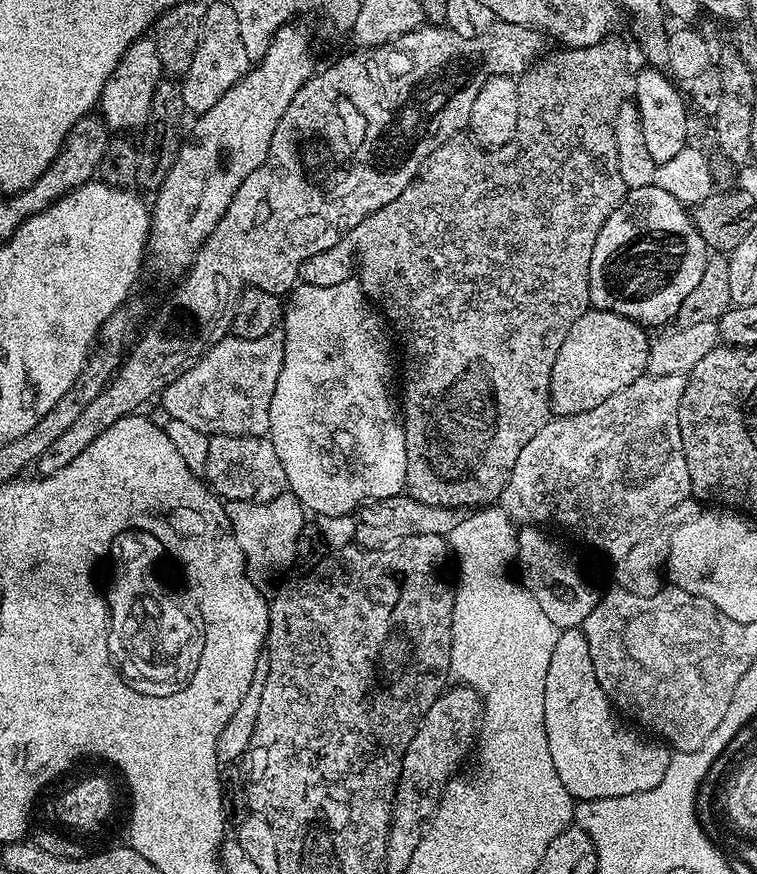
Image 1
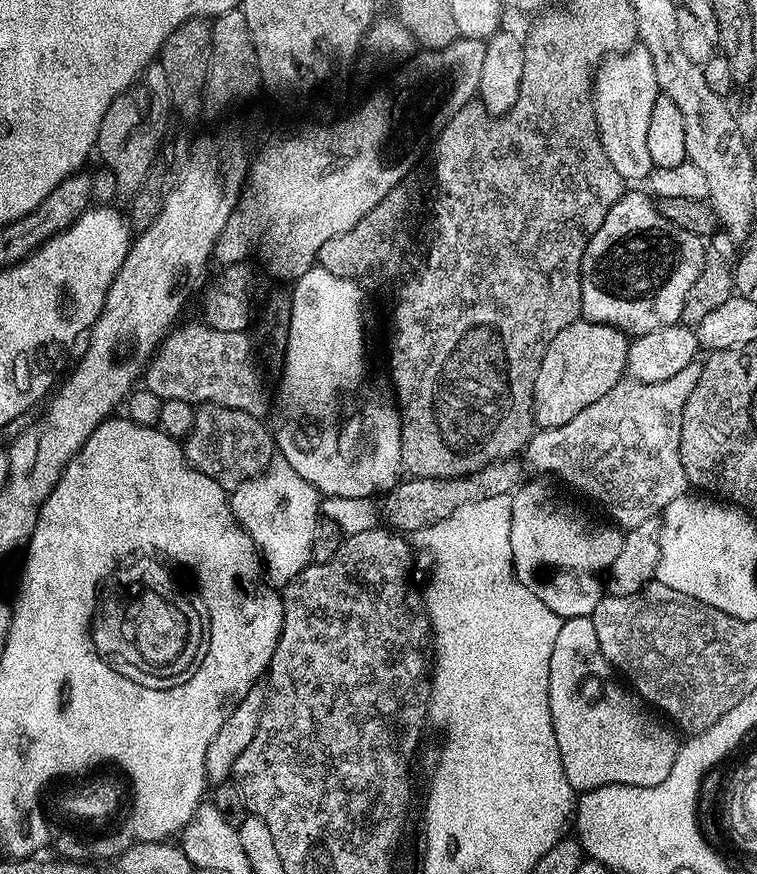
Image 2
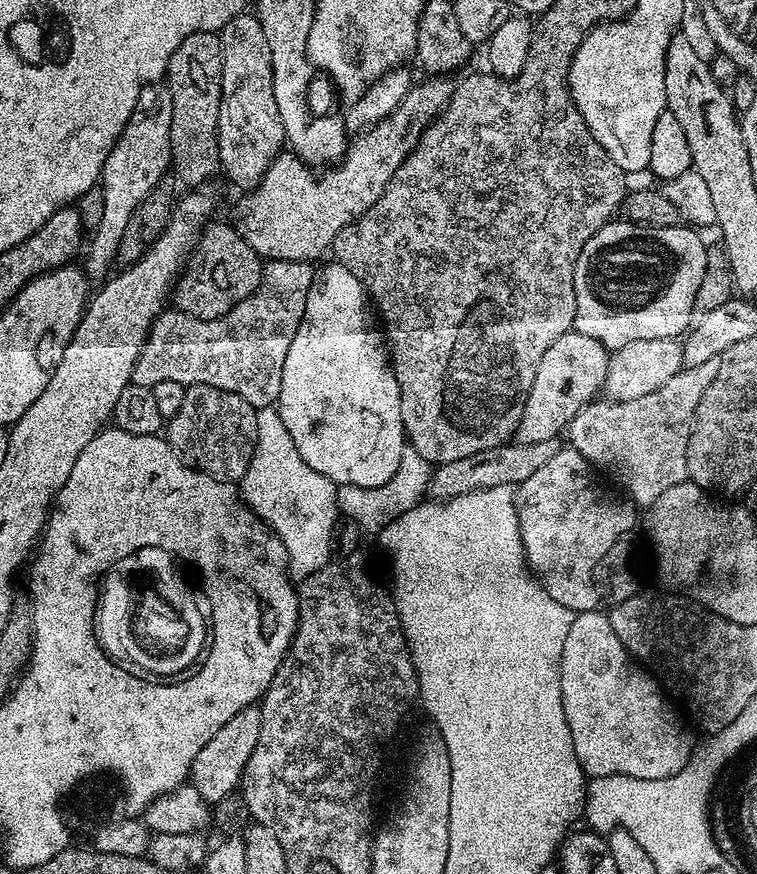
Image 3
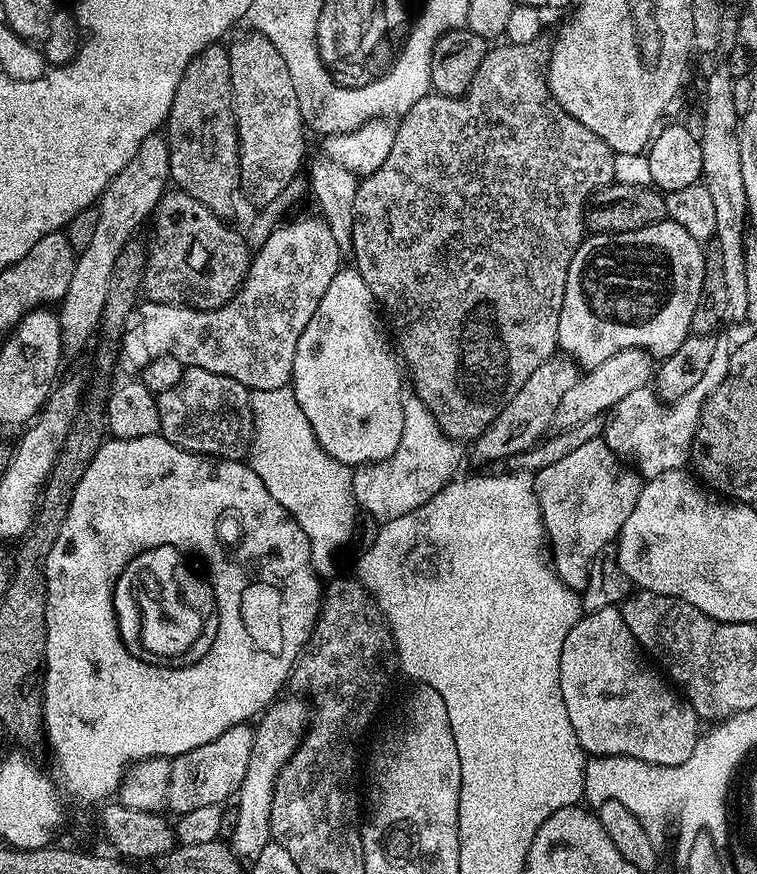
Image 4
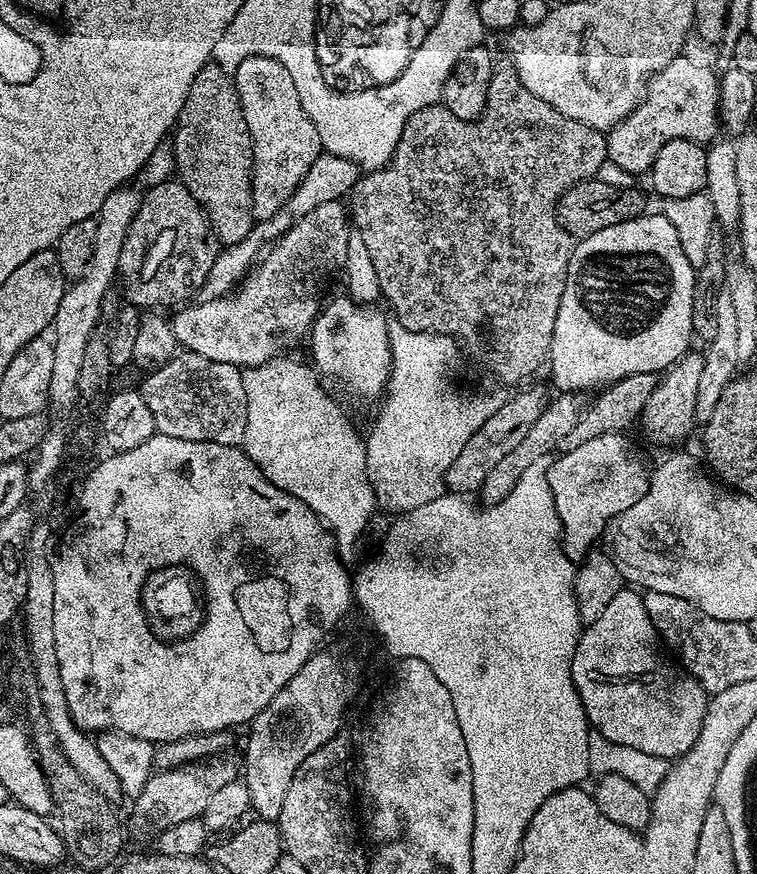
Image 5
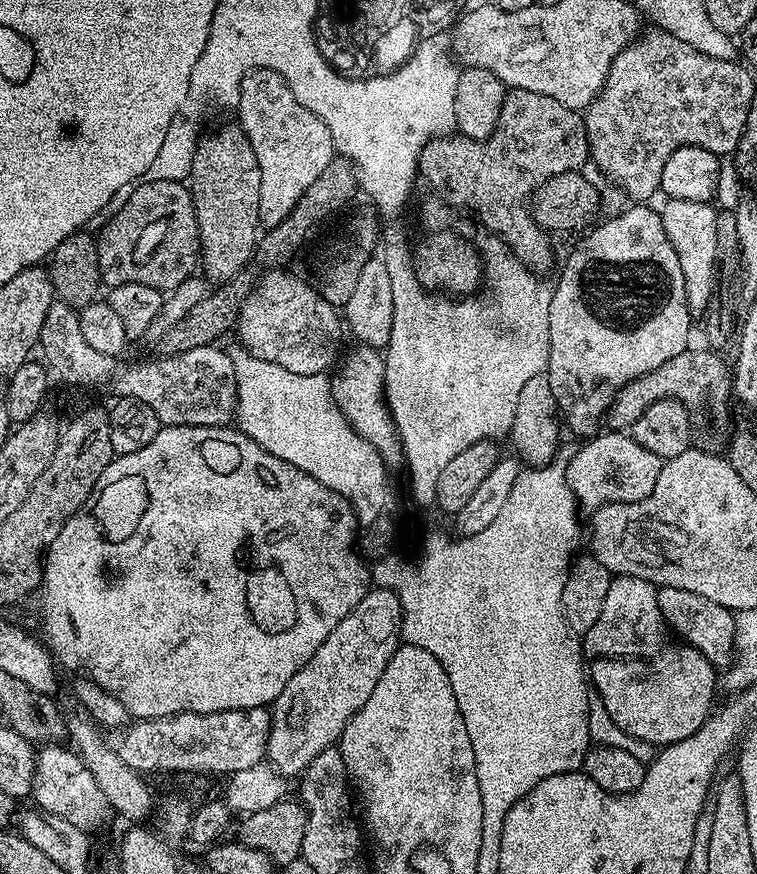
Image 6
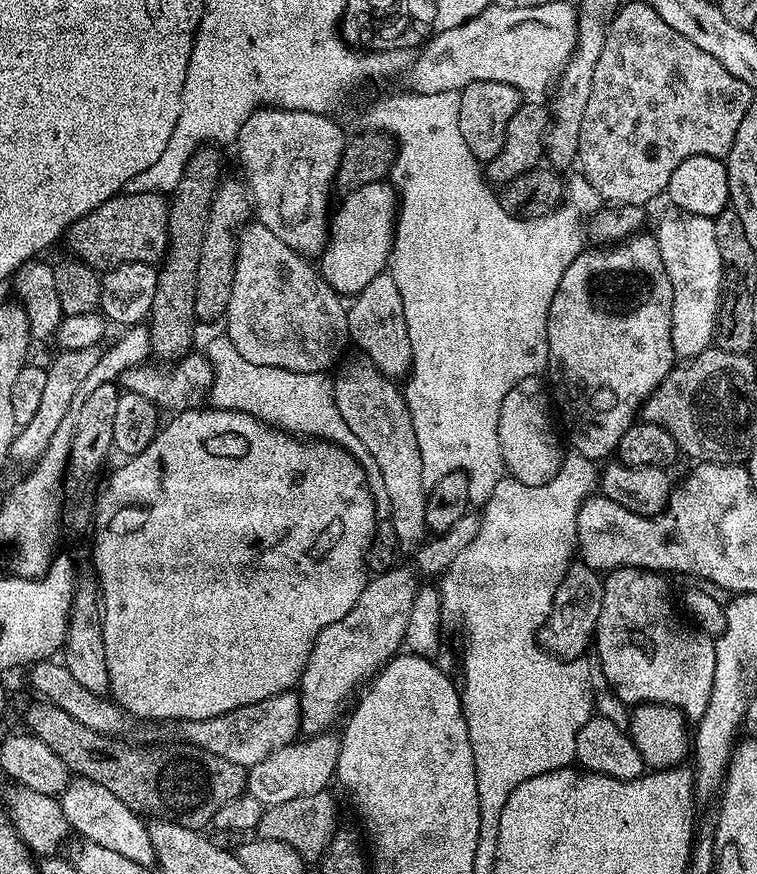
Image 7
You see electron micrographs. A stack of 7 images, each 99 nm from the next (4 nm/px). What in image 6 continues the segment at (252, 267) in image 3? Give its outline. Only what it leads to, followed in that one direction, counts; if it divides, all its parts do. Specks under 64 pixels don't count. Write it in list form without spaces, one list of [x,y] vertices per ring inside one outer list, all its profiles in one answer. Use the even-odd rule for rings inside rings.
[[[144,180],[131,189],[130,195],[132,197],[117,210],[116,217],[96,236],[103,287],[109,290],[127,283],[138,283],[168,294],[192,278],[200,264],[200,231],[189,185],[179,180]]]

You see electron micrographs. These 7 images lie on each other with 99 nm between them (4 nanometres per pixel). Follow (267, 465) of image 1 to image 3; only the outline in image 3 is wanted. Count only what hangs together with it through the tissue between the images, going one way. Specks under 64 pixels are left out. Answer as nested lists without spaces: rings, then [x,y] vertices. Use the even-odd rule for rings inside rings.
[[[190,384],[185,387],[185,397],[178,412],[166,420],[166,439],[177,456],[183,458],[191,467],[200,469],[208,476],[229,482],[239,481],[250,466],[250,458],[254,454],[254,446],[258,438],[257,409],[252,407],[246,398],[238,394],[230,394],[205,384]]]

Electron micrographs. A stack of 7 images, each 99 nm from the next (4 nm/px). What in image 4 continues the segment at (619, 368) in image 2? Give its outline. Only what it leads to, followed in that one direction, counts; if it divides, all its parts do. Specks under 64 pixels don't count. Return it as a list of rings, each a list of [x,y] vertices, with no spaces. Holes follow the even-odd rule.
[[[563,354],[551,356],[530,378],[526,378],[526,386],[506,402],[502,414],[490,422],[490,426],[481,436],[471,441],[472,456],[482,463],[488,464],[491,460],[504,460],[524,452],[527,448],[533,448],[544,439],[546,433],[553,427],[558,402],[566,395],[566,390],[574,386],[578,375],[578,365],[575,360],[569,360]]]

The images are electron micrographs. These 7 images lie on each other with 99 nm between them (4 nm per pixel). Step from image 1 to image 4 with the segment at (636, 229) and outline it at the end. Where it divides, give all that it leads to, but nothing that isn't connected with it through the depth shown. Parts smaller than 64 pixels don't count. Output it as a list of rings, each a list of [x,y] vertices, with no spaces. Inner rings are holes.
[[[664,219],[654,226],[646,226],[642,230],[630,230],[629,232],[601,232],[589,235],[578,246],[574,258],[570,262],[570,270],[566,278],[566,294],[562,298],[562,318],[558,318],[558,348],[569,360],[575,360],[581,369],[587,370],[594,366],[602,366],[606,358],[614,358],[623,348],[642,348],[653,358],[663,358],[674,354],[682,342],[692,332],[692,319],[698,314],[696,307],[701,307],[704,295],[704,248],[682,226],[678,226],[673,220]]]

